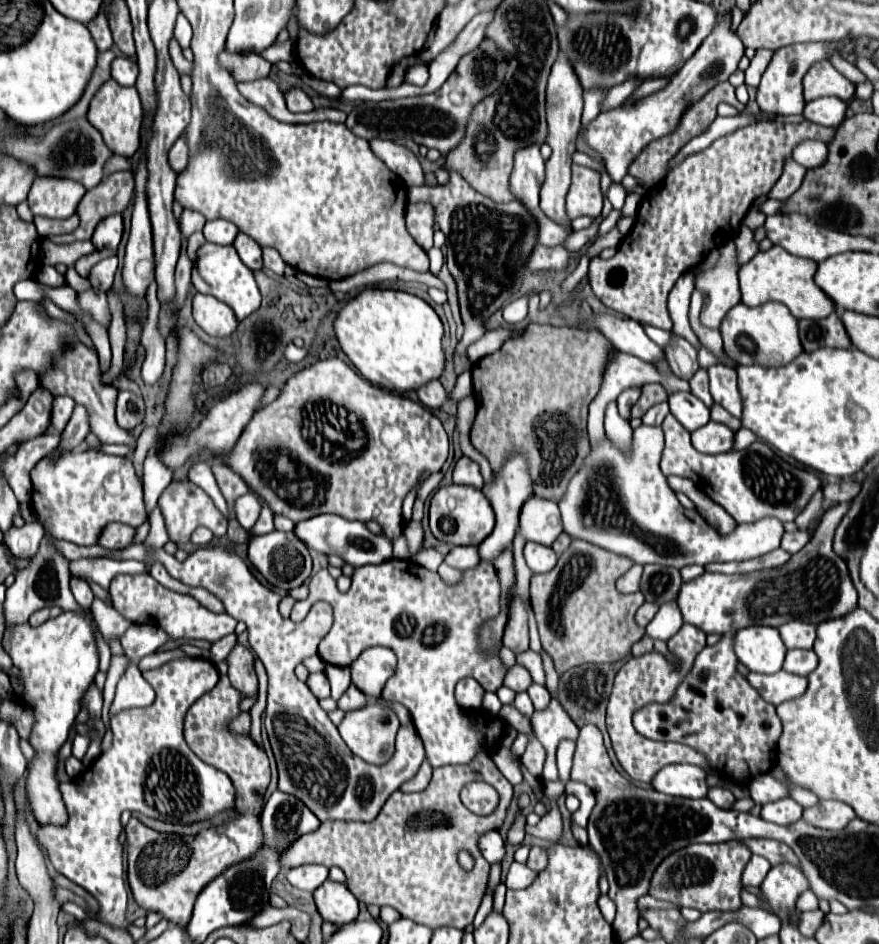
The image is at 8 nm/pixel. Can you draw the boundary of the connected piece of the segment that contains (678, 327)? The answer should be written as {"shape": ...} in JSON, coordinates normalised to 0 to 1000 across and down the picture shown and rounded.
{"shape":[[[784,287],[766,304],[766,308],[761,313],[761,329],[763,329],[763,338],[766,338],[766,351],[770,355],[779,357],[782,361],[786,361],[786,365],[791,370],[795,370],[797,363],[793,357],[786,357],[786,346],[784,346],[784,319],[786,319],[788,306],[791,306],[791,289]]]}

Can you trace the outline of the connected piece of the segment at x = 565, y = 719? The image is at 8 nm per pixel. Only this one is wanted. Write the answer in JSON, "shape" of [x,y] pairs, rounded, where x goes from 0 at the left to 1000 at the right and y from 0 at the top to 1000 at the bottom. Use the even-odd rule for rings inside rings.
{"shape":[[[627,740],[627,745],[620,751],[606,755],[604,768],[606,768],[609,781],[615,785],[615,789],[622,796],[618,825],[634,827],[636,825],[636,817],[634,817],[634,808],[631,808],[634,789],[638,783],[654,783],[656,768],[650,764],[650,760],[641,753],[641,749],[631,740]]]}

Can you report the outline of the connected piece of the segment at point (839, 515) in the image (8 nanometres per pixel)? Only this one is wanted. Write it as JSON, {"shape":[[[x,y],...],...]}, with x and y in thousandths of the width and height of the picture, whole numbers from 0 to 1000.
{"shape":[[[968,531],[952,533],[941,539],[925,571],[889,601],[852,609],[800,607],[797,611],[779,618],[770,632],[777,658],[795,664],[804,673],[823,673],[852,662],[889,664],[904,656],[932,662],[934,658],[950,656],[968,647],[968,643],[975,641],[975,626],[968,618],[964,596],[948,584],[950,560],[966,539]]]}

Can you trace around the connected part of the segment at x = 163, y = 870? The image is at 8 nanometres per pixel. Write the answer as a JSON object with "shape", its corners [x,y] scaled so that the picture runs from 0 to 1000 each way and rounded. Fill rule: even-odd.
{"shape":[[[258,715],[220,745],[210,760],[210,785],[215,793],[233,808],[256,817],[267,832],[267,865],[249,876],[231,878],[222,885],[190,885],[181,882],[158,868],[149,865],[144,880],[144,912],[147,912],[147,938],[154,954],[165,963],[185,969],[201,982],[213,982],[220,969],[226,946],[265,916],[276,914],[281,908],[292,906],[301,895],[297,876],[299,840],[308,827],[308,815],[301,793],[297,793],[286,779],[270,779],[261,772],[261,766],[274,757],[276,736],[263,726]]]}

